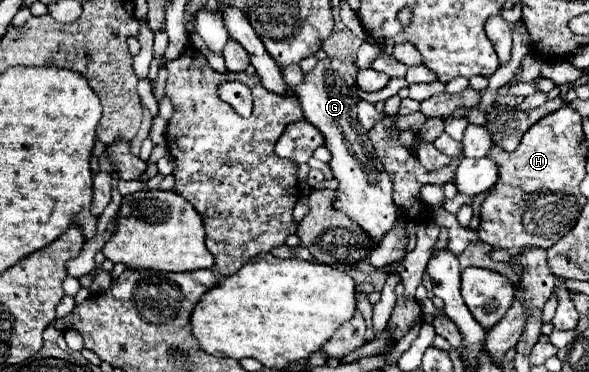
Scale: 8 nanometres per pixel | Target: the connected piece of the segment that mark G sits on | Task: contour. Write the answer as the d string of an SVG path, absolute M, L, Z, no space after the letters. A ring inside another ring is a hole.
M321 60L317 66L305 74L305 80L293 90L305 114L305 120L319 128L325 138L325 146L331 150L333 158L329 162L333 176L339 180L339 196L333 204L337 210L343 210L349 218L353 218L375 242L379 242L395 222L397 206L391 198L391 180L379 160L367 132L361 128L357 120L357 90L355 80L347 72L347 66L341 60Z

